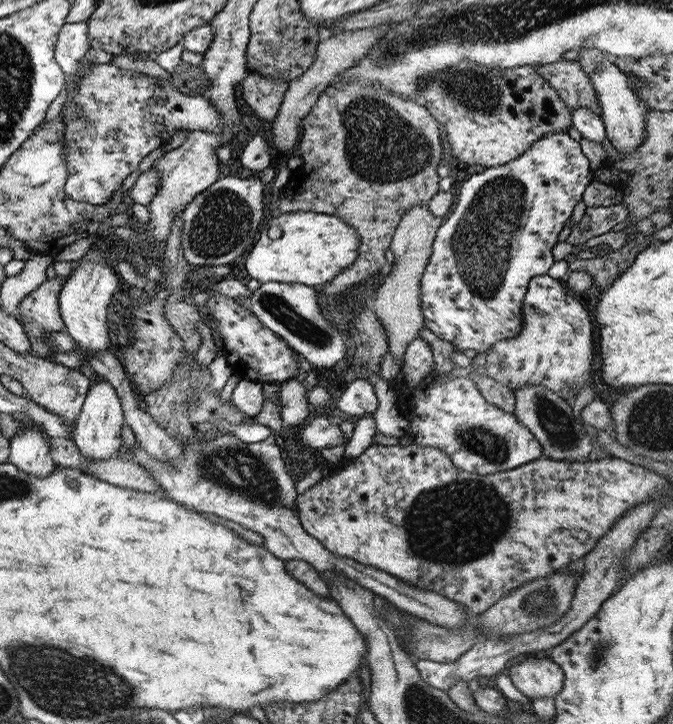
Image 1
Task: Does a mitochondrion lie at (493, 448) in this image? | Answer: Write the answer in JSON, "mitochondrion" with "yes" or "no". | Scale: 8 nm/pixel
{"mitochondrion":"yes"}

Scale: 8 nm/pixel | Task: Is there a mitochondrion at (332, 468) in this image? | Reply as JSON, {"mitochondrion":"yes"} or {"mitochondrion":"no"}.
{"mitochondrion":"no"}

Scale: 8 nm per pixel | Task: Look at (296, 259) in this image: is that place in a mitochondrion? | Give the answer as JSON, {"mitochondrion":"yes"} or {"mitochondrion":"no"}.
{"mitochondrion":"no"}

